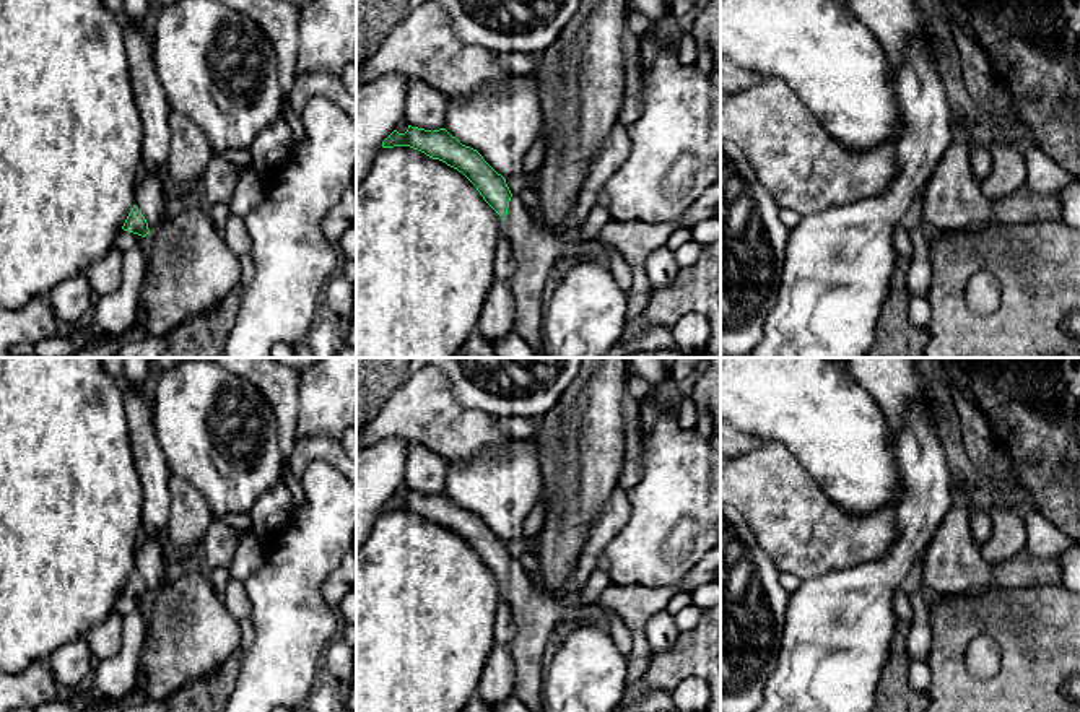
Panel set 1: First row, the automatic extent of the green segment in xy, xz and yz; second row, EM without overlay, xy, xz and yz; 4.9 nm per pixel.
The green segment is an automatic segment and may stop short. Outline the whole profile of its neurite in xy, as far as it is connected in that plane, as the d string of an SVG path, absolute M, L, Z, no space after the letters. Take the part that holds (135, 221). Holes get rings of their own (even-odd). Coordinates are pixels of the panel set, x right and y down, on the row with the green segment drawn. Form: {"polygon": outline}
{"polygon": "M150 172L135 187L135 205L122 229L145 237L163 218L164 192L159 172Z"}

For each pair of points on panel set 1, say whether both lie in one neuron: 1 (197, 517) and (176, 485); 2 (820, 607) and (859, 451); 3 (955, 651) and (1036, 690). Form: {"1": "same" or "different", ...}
{"1": "same", "2": "different", "3": "same"}

